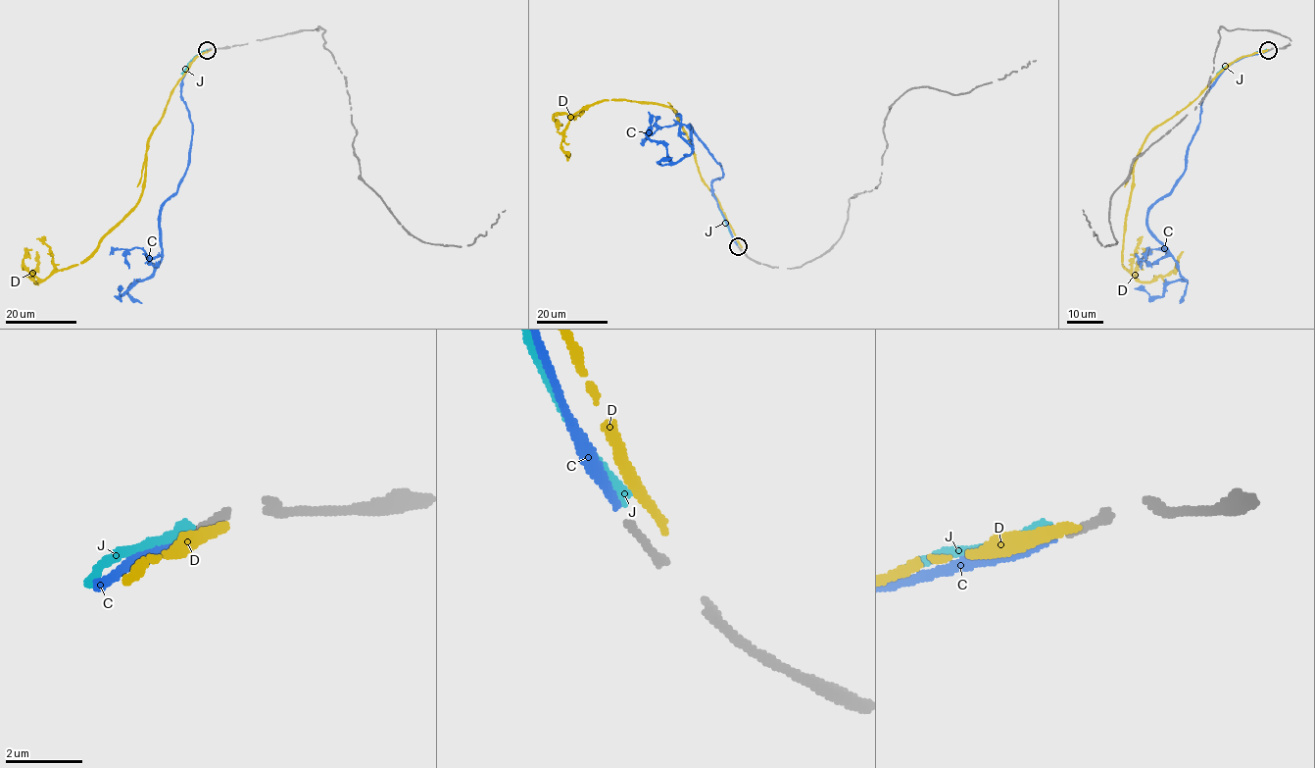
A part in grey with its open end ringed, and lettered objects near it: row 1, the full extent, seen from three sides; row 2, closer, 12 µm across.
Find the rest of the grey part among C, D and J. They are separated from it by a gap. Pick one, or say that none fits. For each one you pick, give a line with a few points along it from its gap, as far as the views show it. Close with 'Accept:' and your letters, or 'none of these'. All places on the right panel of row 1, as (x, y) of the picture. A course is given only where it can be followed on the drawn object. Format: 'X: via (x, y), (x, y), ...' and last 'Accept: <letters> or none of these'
C: via (1268, 51), (1218, 77), (1201, 101), (1182, 177), (1148, 211), (1147, 230), (1185, 279), (1159, 296), (1135, 288)
Accept: C

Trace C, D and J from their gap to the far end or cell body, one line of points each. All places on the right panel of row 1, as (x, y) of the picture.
C: (1268, 51), (1218, 77), (1201, 101), (1182, 177), (1148, 211), (1147, 230), (1185, 279), (1159, 296), (1135, 288)
D: (1267, 50), (1231, 62), (1147, 135), (1135, 164), (1122, 264), (1140, 281), (1151, 281), (1170, 273), (1183, 251)
J: (1267, 50), (1239, 58), (1217, 74)

